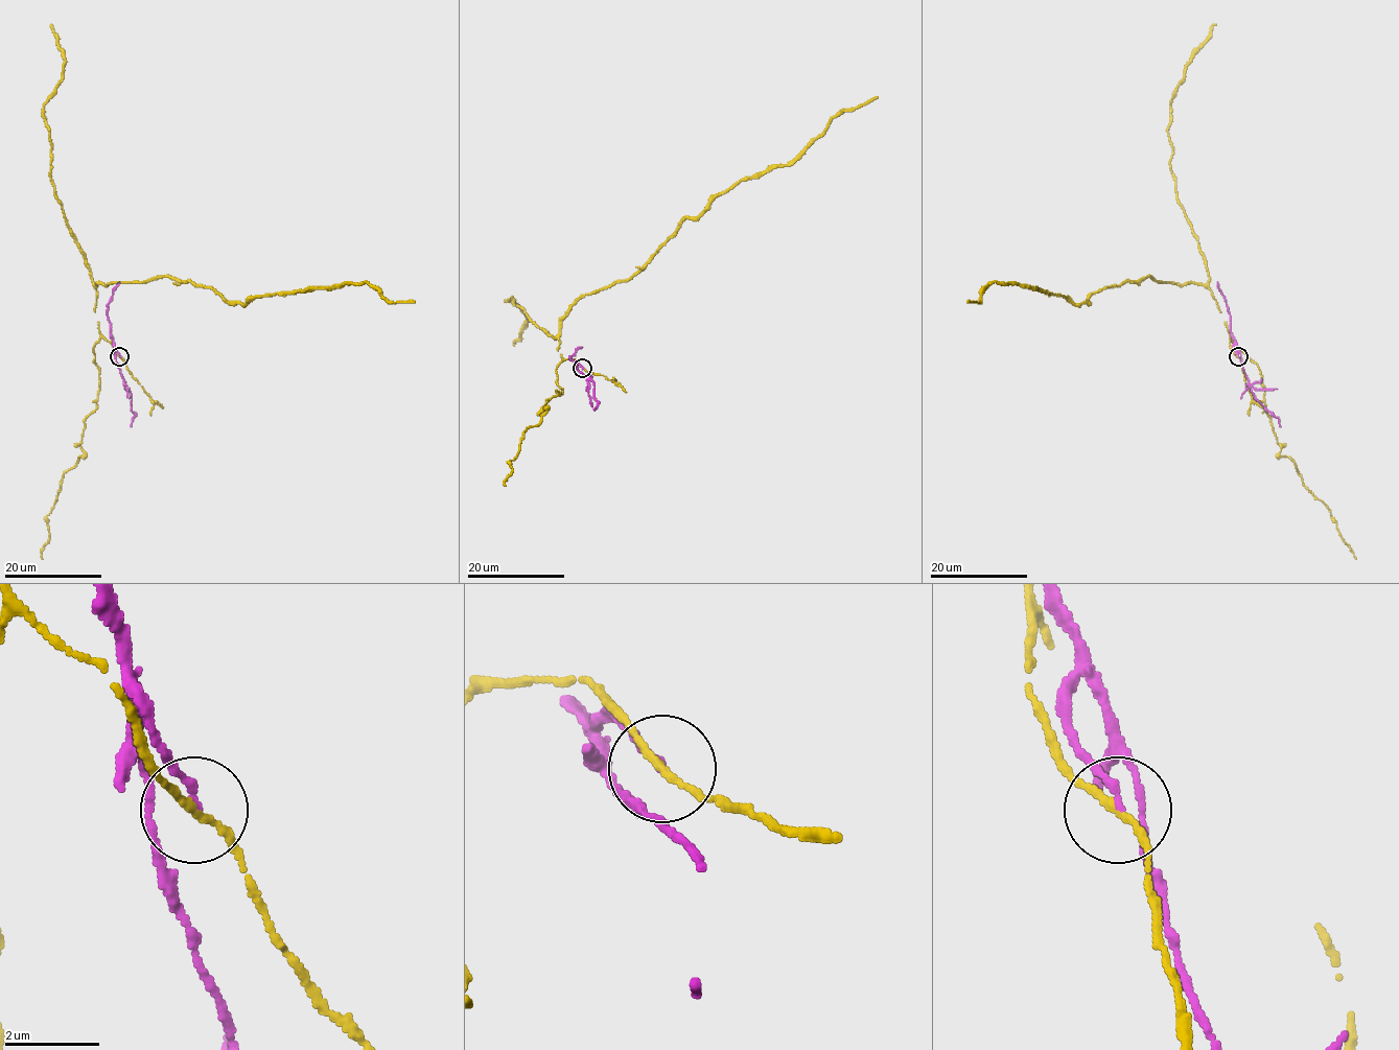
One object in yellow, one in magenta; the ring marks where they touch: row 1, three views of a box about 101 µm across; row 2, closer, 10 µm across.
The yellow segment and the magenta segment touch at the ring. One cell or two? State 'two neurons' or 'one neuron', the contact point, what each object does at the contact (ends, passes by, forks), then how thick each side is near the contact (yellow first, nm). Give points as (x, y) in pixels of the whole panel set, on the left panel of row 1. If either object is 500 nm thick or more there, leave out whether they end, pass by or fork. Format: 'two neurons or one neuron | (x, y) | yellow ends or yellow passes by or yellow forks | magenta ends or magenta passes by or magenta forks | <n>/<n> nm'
two neurons | (119, 356) | yellow passes by | magenta ends | 150/150 nm

